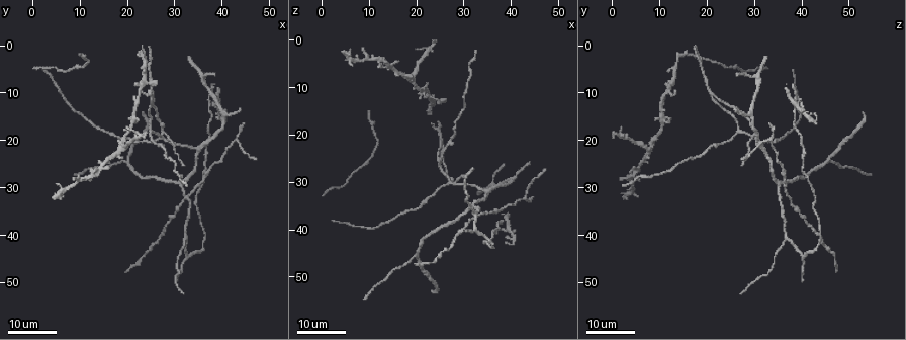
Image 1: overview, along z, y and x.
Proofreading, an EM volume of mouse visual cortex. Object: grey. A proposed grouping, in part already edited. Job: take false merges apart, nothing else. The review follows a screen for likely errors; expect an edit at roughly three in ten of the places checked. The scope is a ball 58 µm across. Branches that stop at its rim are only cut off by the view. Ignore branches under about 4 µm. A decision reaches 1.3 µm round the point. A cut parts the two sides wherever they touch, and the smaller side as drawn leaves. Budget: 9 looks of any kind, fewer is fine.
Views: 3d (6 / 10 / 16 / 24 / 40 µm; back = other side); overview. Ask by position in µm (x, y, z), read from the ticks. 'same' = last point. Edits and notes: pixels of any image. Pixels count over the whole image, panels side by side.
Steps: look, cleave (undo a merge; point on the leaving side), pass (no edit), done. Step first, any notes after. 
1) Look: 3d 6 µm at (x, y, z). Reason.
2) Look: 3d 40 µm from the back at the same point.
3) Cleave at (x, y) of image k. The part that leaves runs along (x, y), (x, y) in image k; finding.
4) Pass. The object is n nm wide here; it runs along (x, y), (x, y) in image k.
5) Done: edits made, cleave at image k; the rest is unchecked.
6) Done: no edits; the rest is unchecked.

Look: 3d 16 µm at (19.0, 22.5, 8.0). A fork.

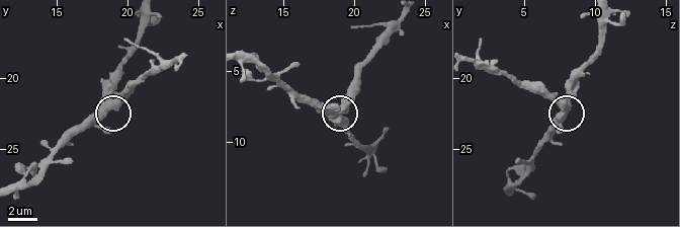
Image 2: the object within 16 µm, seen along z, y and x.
Look: 3d 6 µm at (18.6, 22.2, 7.8).

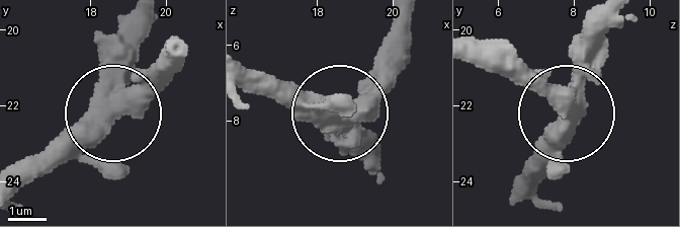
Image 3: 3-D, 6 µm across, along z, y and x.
Cleave at (143, 75) of image 3. 3 arms meet here; the part that leaves runs along (111, 106), (169, 58) in image 3; a second neuron is stuck on.

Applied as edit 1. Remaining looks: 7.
Look: 3d 16 µm at (33.0, 31.5, 36.5). Three arms meet.

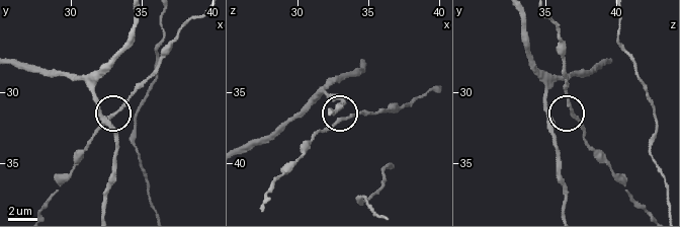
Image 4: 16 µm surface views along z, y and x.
Look: 3d 6 µm at (33.2, 31.6, 37.0). Zoom in.

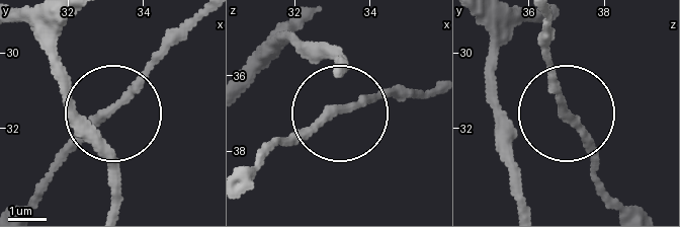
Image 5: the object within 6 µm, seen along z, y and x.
Pass. It runs along (299, 25), (279, 35), (309, 55), (331, 109), (263, 148) in image 5; one neuron here.

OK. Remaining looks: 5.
Look: 3d 24 µm at (32.0, 40.5, 36.5). Thin arm on a thick one.

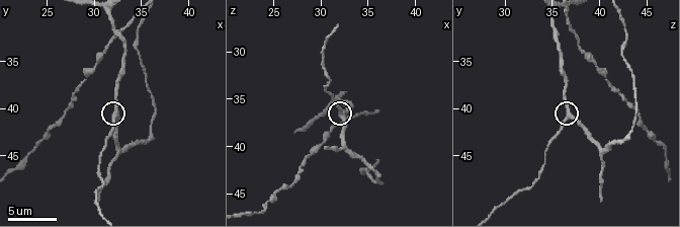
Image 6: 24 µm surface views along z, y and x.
Look: 3d 10 µm at (32.0, 40.6, 36.6).

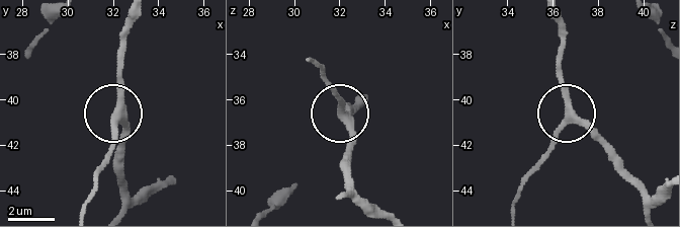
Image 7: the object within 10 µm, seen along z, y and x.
Pass. It runs along (132, 16), (121, 46), (115, 139), (106, 160) in image 7; all the same neuron.

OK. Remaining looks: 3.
Look: 3d 16 µm at (20.0, 25.0, 45.5). Three arms meet.

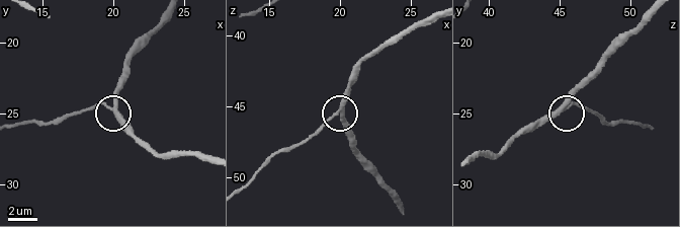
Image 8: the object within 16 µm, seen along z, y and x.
Look: 3d 10 µm at (20.0, 24.6, 45.4).

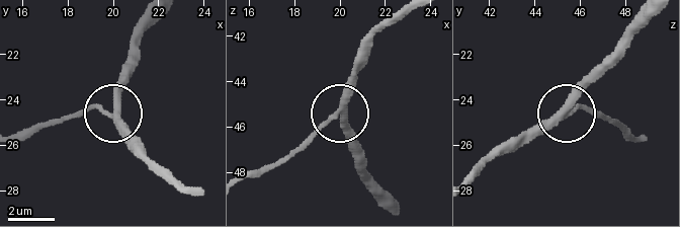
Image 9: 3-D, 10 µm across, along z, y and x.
Pass. 3 arms meet here; continuous, no second neuron.

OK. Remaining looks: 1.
Done: edits made, cleave at image 3; the rest is unchecked.

